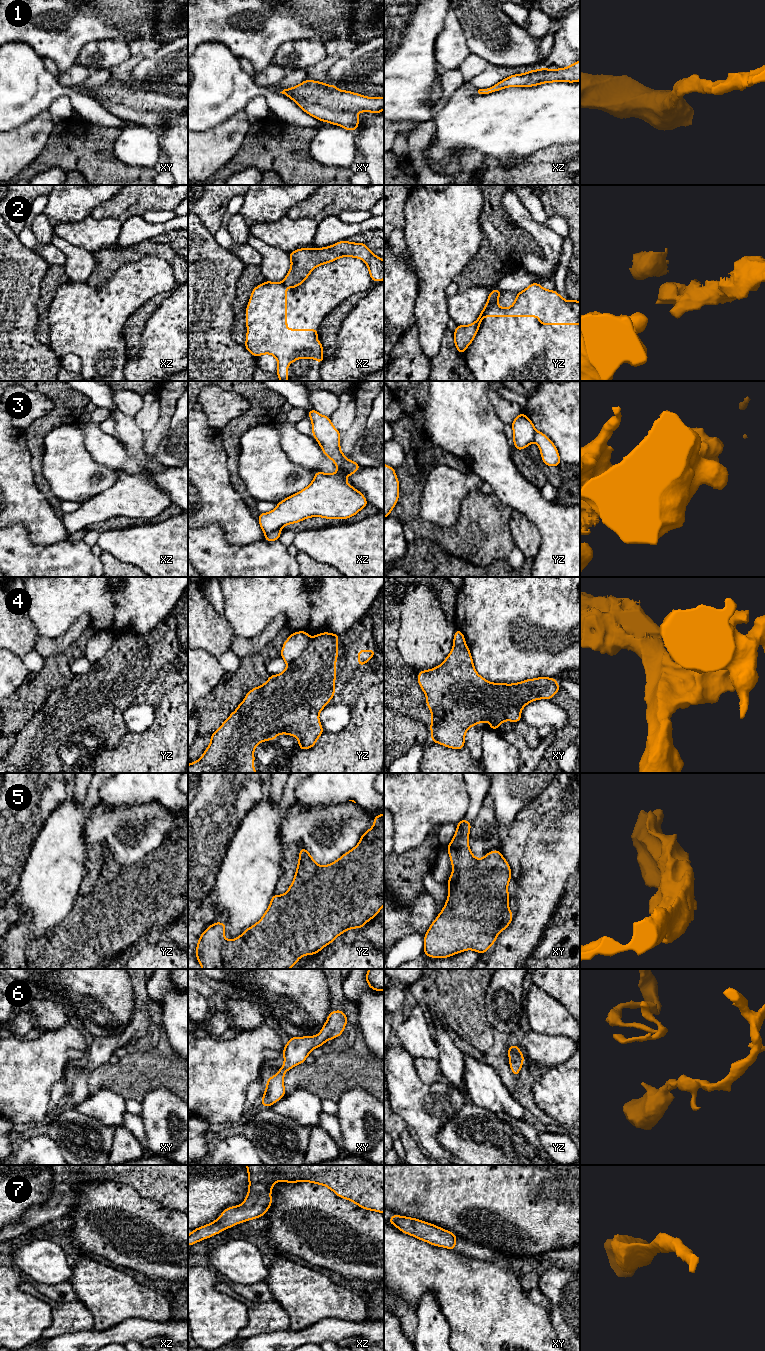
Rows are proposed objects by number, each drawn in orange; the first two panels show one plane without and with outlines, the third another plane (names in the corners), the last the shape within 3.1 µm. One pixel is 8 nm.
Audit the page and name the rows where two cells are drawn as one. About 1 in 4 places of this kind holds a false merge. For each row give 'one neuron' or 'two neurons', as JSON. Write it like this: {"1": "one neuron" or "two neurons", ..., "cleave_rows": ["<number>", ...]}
{"1": "one neuron", "2": "two neurons", "3": "two neurons", "4": "two neurons", "5": "one neuron", "6": "one neuron", "7": "one neuron", "cleave_rows": ["2", "3", "4"]}

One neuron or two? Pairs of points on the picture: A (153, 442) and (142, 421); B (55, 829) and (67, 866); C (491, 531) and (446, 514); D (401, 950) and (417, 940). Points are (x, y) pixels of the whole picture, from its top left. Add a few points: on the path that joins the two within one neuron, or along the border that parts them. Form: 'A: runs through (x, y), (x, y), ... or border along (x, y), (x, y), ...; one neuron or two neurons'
A: border along (160, 410), (157, 423), (151, 429), (144, 432); two neurons
B: runs through (60, 838), (60, 857); one neuron
C: border along (466, 496), (460, 516), (452, 526), (435, 526); two neurons
D: runs through (405, 950), (413, 944); one neuron

